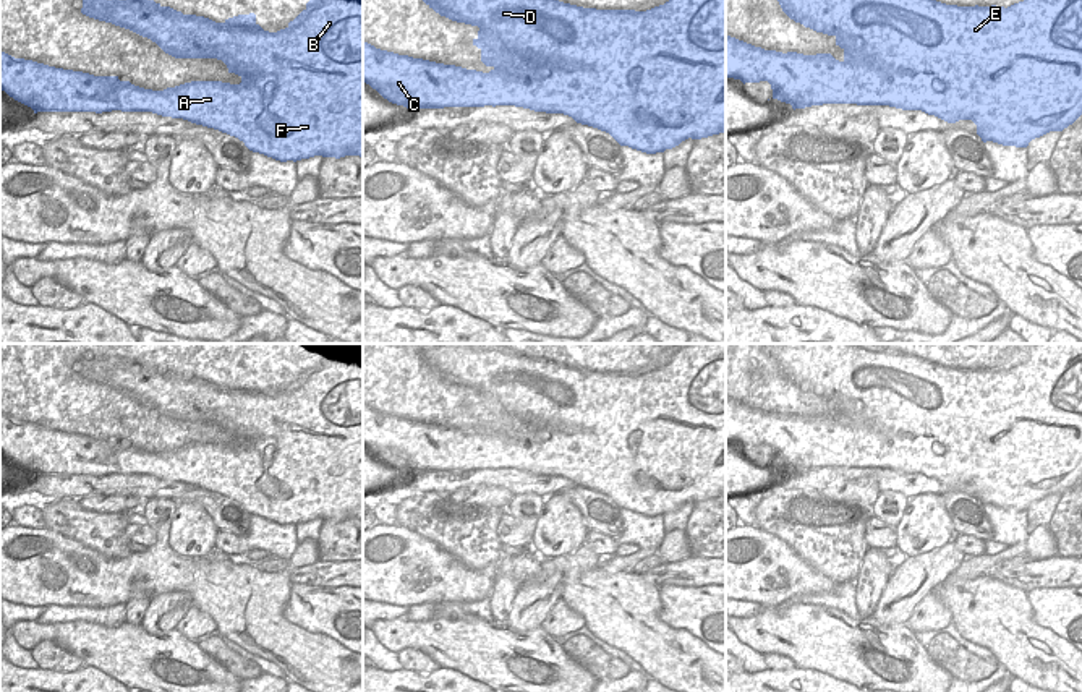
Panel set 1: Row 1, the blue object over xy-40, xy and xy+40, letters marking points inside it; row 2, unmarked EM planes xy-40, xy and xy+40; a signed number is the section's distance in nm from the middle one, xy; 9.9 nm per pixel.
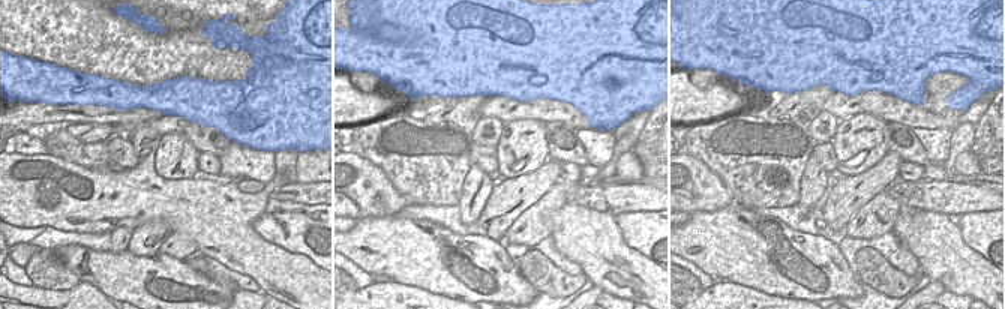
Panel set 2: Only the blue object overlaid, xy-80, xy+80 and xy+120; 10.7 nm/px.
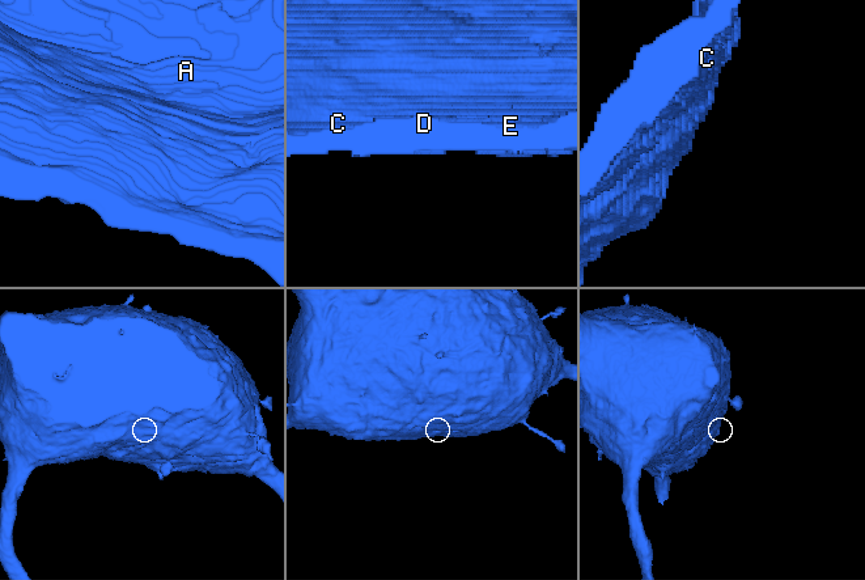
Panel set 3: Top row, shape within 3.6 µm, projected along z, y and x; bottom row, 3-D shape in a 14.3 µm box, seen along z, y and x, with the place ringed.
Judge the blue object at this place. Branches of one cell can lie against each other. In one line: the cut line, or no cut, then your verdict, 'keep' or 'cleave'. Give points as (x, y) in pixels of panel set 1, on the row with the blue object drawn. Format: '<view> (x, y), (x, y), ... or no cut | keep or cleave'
no cut | keep

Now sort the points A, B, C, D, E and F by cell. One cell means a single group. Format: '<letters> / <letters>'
A B C D E F

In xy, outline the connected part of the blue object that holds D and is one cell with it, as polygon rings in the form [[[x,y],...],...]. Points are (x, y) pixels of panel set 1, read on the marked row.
[[[423,0],[441,16],[457,23],[478,26],[478,37],[473,45],[481,50],[481,62],[492,70],[489,73],[466,70],[455,65],[436,63],[408,55],[376,49],[363,42],[363,83],[376,89],[392,104],[403,105],[410,112],[416,109],[444,107],[484,107],[484,105],[515,105],[546,113],[564,113],[577,123],[609,133],[620,146],[656,154],[679,146],[682,141],[701,139],[726,131],[726,0],[669,0],[664,5],[646,11],[635,10],[596,10],[583,8],[559,0]]]

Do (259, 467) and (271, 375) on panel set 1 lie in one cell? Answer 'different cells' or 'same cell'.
same cell

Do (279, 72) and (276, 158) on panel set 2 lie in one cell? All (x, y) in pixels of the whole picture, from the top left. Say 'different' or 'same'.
different

